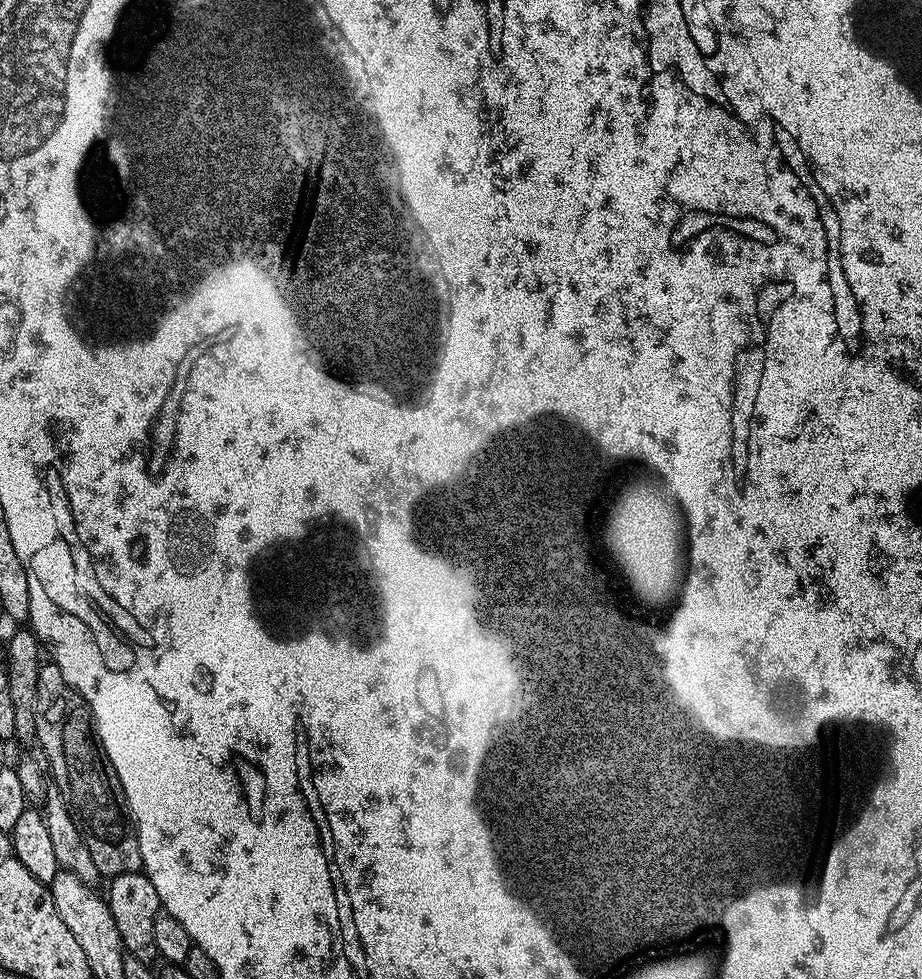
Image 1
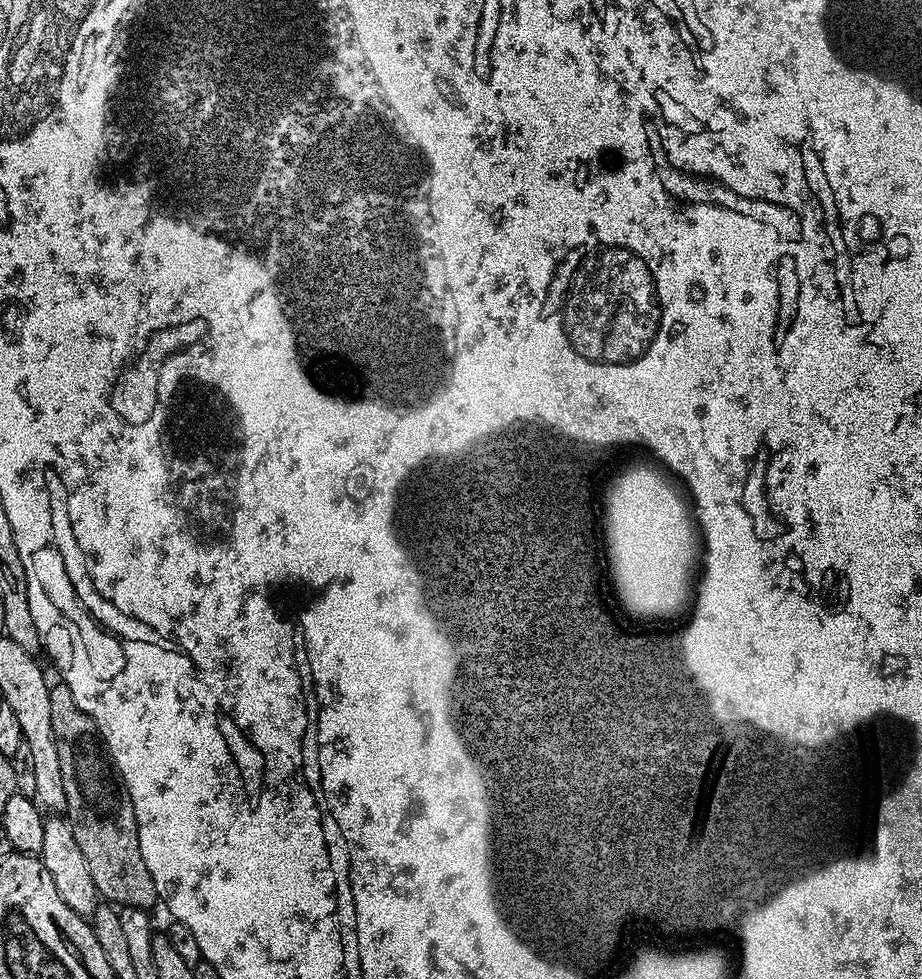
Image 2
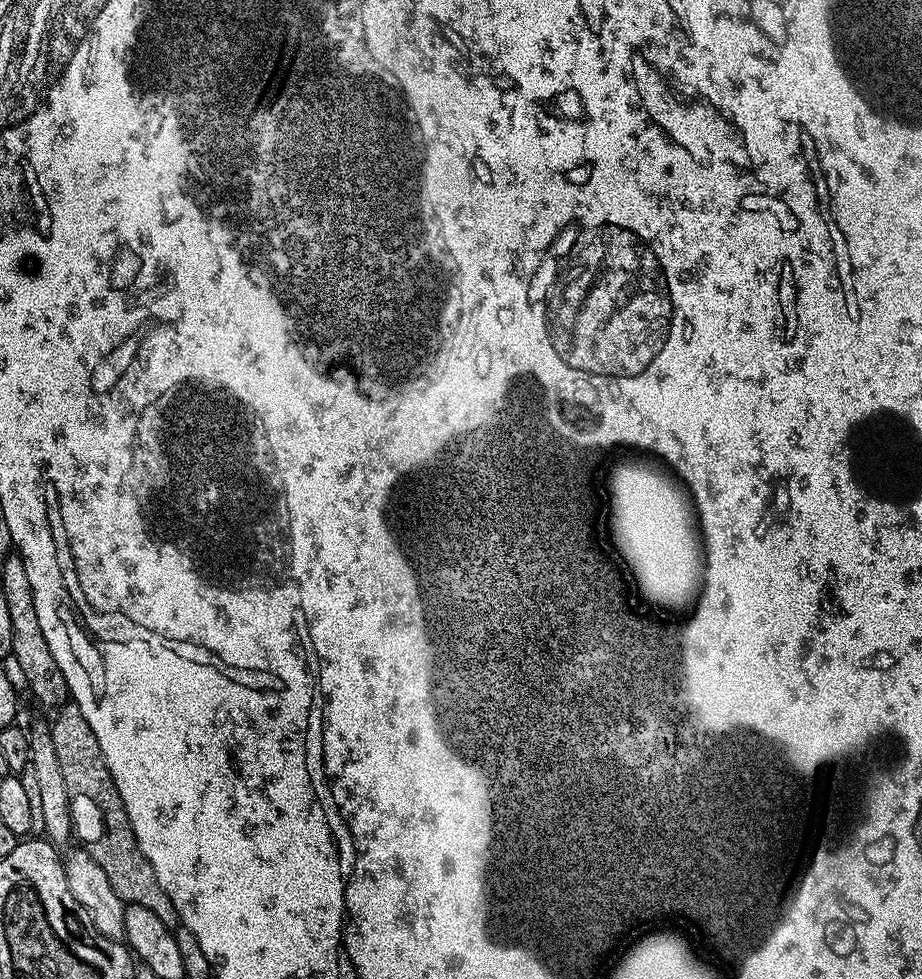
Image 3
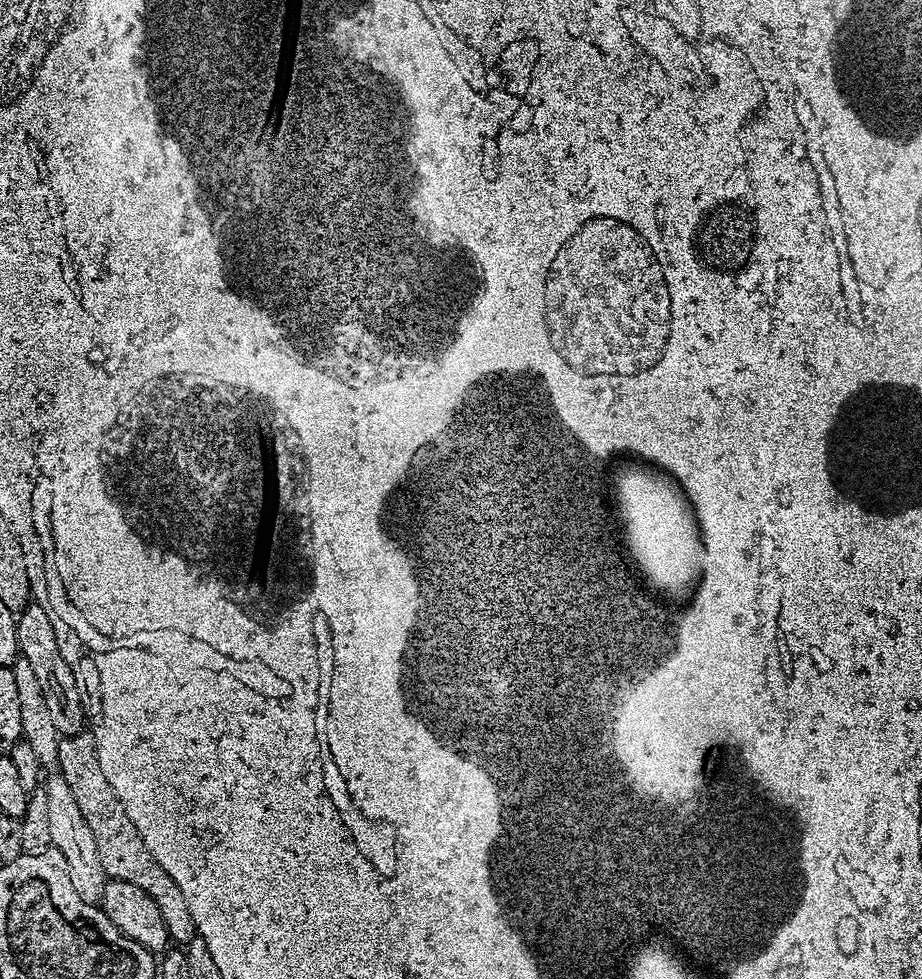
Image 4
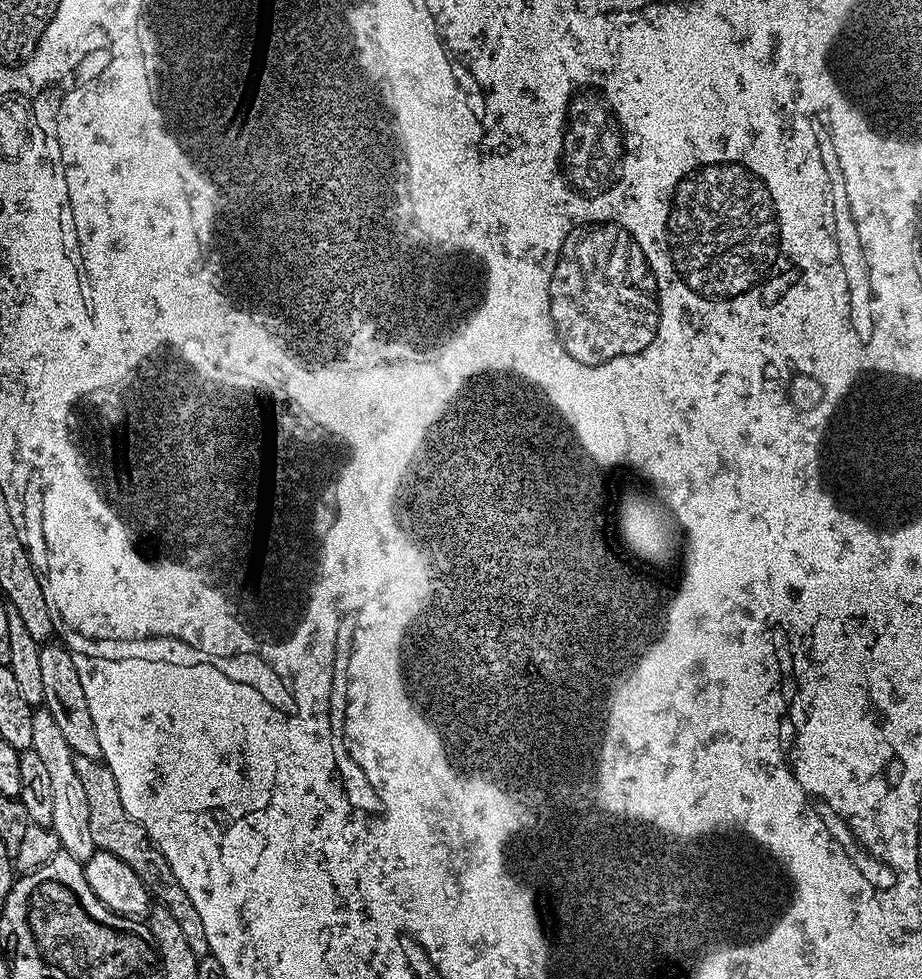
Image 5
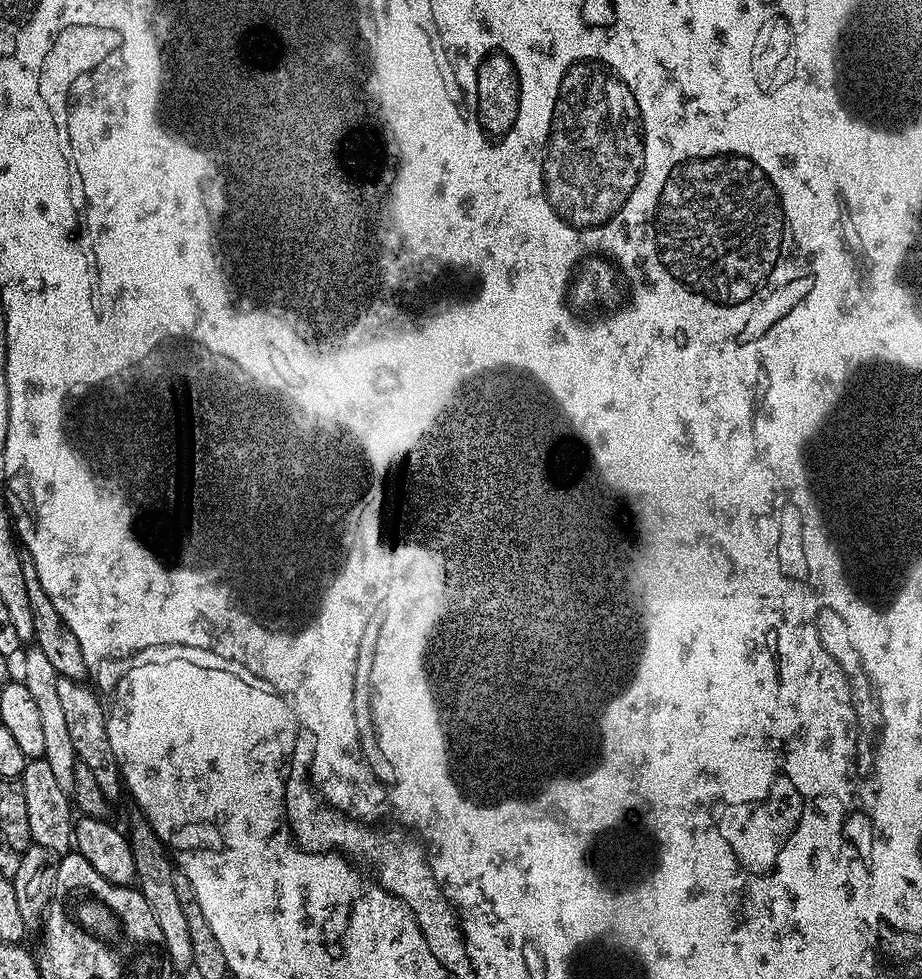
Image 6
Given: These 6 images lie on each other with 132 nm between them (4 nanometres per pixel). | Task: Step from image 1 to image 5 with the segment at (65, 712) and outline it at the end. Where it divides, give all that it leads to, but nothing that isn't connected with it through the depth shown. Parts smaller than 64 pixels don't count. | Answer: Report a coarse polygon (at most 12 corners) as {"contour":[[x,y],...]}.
{"contour":[[103,759],[73,762],[94,848],[118,854],[174,914],[197,958],[209,955],[190,894],[122,806]]}

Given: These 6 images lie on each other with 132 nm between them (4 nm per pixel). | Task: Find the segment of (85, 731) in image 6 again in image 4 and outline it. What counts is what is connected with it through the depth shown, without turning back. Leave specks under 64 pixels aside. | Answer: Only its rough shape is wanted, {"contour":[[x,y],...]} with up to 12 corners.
{"contour":[[30,602],[17,617],[30,662],[61,736],[86,728],[84,699],[50,614]]}

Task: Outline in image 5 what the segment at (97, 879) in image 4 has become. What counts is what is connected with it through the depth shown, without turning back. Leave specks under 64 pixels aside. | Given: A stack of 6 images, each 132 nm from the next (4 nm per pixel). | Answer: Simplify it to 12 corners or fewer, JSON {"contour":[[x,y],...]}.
{"contour":[[48,708],[32,713],[31,751],[48,769],[50,827],[80,863],[96,849],[75,753]]}

